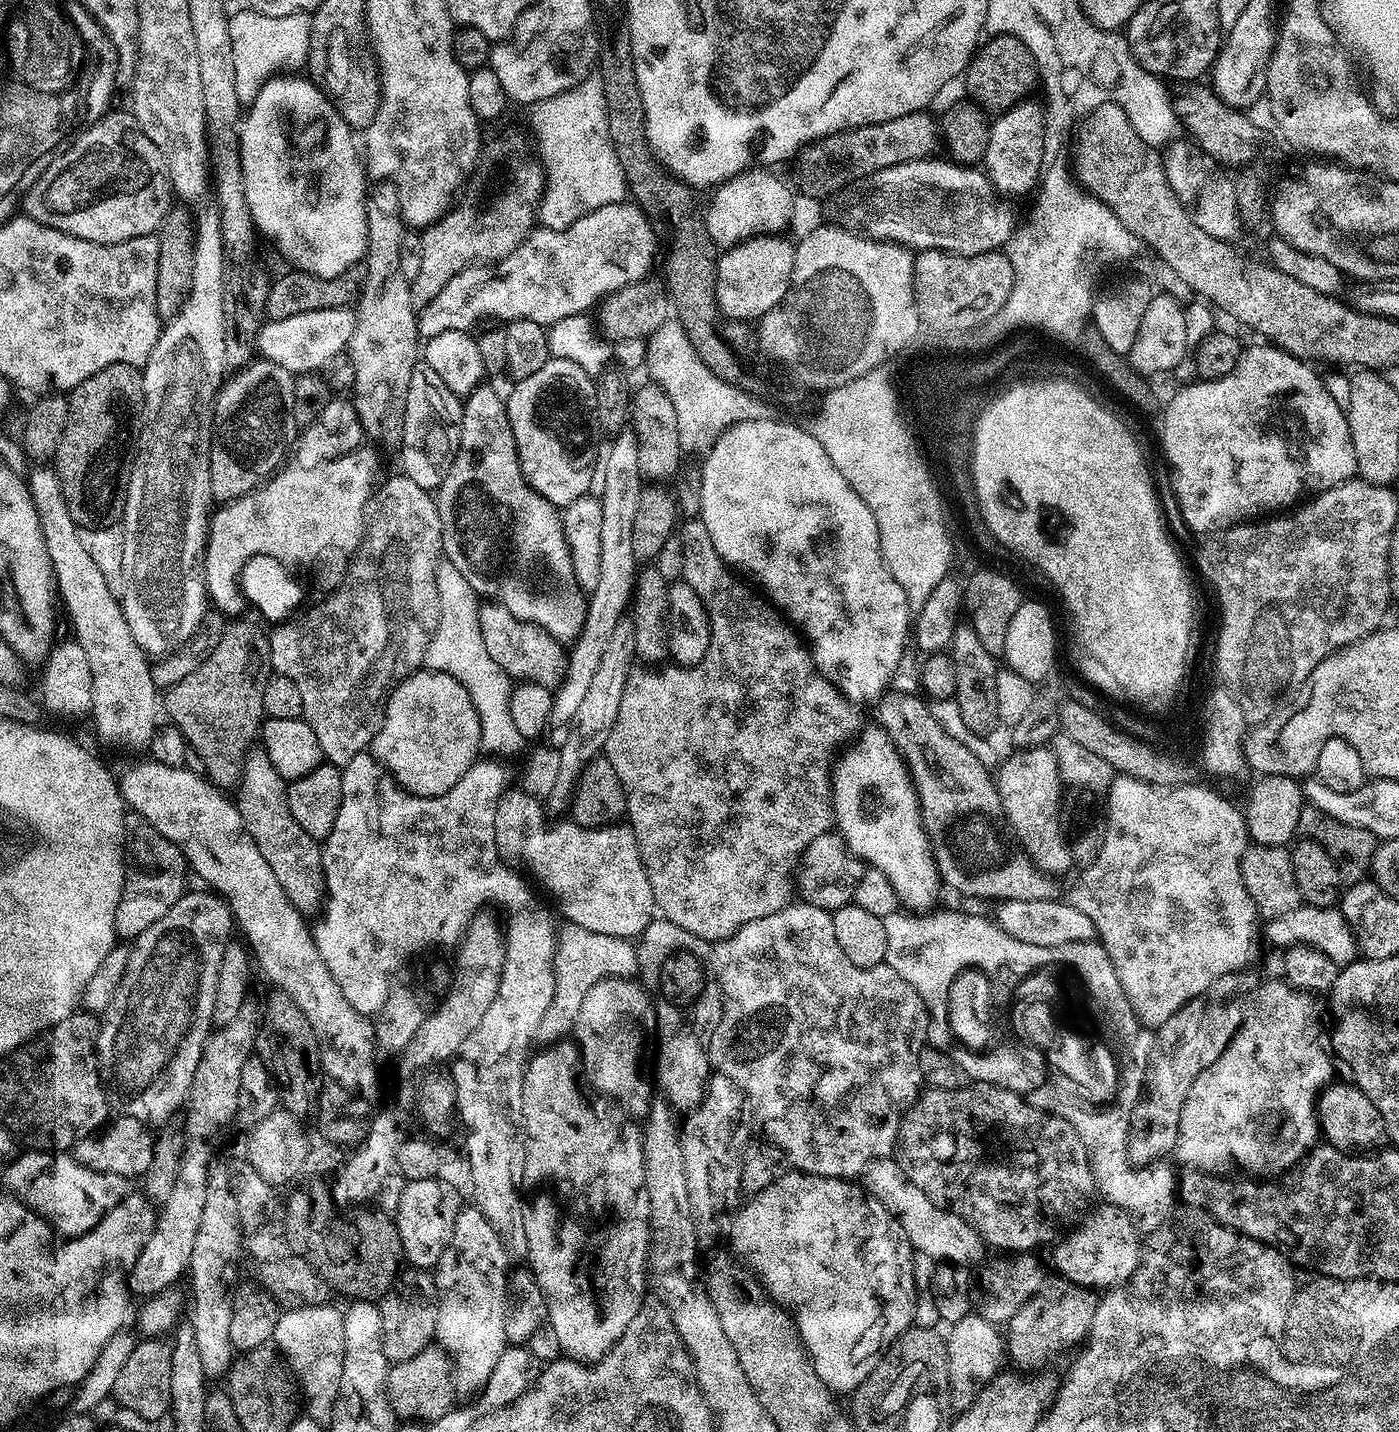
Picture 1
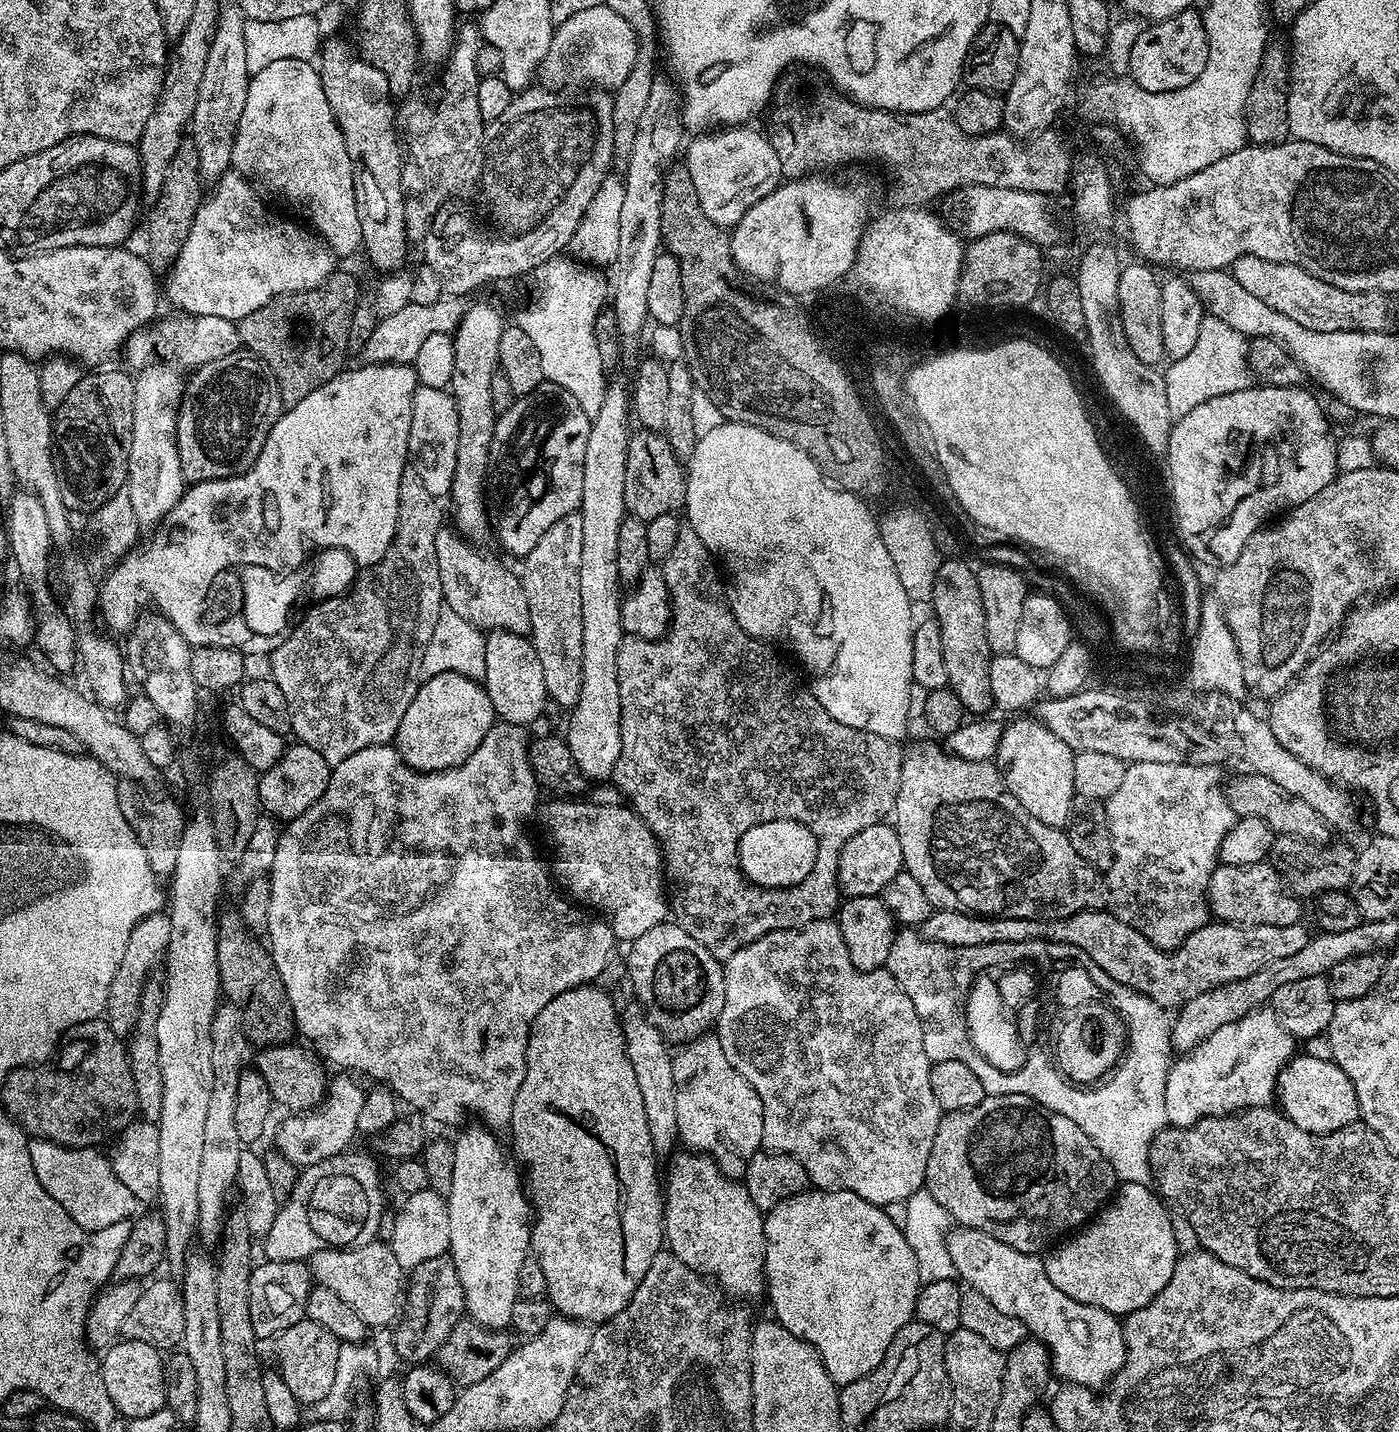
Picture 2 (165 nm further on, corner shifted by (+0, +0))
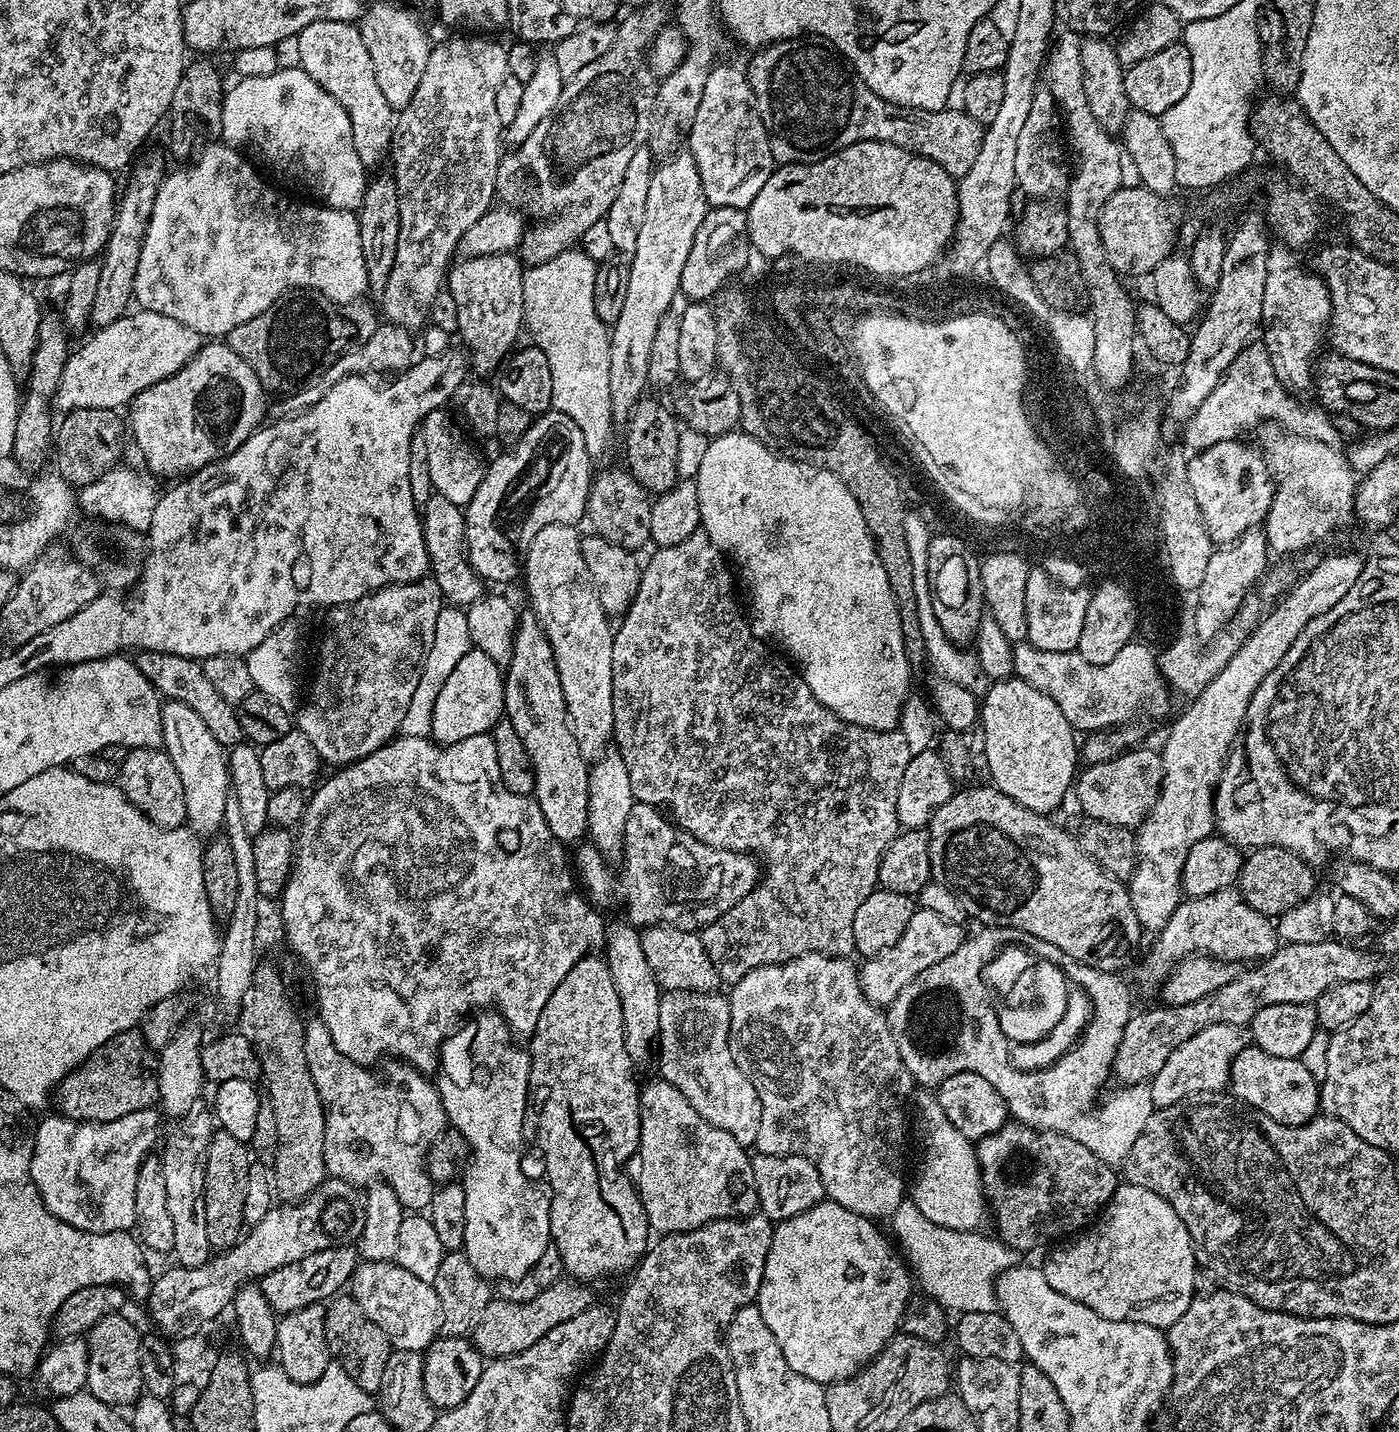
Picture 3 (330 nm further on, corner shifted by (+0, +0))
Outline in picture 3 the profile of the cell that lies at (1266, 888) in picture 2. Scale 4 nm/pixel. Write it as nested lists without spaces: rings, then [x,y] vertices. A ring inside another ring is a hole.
[[[1239,887],[1223,888],[1214,890],[1214,894],[1205,896],[1194,896],[1181,899],[1180,904],[1170,914],[1170,922],[1166,922],[1164,928],[1159,929],[1156,945],[1149,952],[1144,960],[1145,972],[1153,976],[1157,982],[1163,981],[1168,973],[1172,971],[1174,965],[1181,958],[1193,954],[1207,954],[1215,956],[1218,960],[1229,962],[1241,962],[1240,960],[1252,960],[1272,956],[1276,949],[1281,947],[1282,941],[1278,935],[1278,928],[1269,917],[1263,916],[1254,906],[1250,906],[1244,901],[1244,895],[1241,894]]]

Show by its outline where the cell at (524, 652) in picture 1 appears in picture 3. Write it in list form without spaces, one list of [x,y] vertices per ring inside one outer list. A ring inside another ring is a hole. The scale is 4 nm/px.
[[[433,494],[422,505],[422,523],[424,525],[424,541],[428,551],[430,576],[431,579],[438,582],[441,597],[449,605],[467,606],[474,603],[479,596],[485,595],[485,581],[481,580],[470,566],[464,547],[464,508]]]

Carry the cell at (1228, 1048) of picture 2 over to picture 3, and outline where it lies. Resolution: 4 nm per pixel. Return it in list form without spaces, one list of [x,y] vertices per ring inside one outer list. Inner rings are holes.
[[[1239,1024],[1206,1026],[1206,1030],[1202,1030],[1202,1034],[1194,1034],[1194,1038],[1190,1038],[1190,1042],[1182,1042],[1182,1046],[1178,1046],[1178,1050],[1174,1050],[1174,1054],[1170,1054],[1170,1058],[1166,1058],[1166,1066],[1162,1066],[1162,1070],[1158,1070],[1158,1074],[1153,1076],[1150,1081],[1154,1108],[1174,1106],[1174,1102],[1178,1102],[1183,1096],[1190,1095],[1191,1092],[1223,1093],[1223,1088],[1225,1091],[1229,1087],[1232,1078],[1234,1058],[1243,1048],[1249,1047],[1249,1044],[1249,1037]]]

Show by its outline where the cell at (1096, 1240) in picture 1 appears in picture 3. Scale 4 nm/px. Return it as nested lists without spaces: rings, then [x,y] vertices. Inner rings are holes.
[[[1117,1183],[1114,1194],[1095,1219],[1071,1238],[1057,1243],[1052,1250],[1042,1261],[1046,1282],[1050,1282],[1050,1286],[1054,1286],[1058,1294],[1066,1294],[1066,1298],[1074,1298],[1074,1302],[1090,1306],[1090,1310],[1094,1310],[1102,1318],[1142,1322],[1146,1326],[1167,1330],[1174,1326],[1174,1322],[1178,1322],[1178,1318],[1182,1318],[1182,1314],[1186,1314],[1192,1297],[1198,1292],[1198,1249],[1193,1244],[1182,1218],[1174,1214],[1174,1206],[1170,1206],[1166,1198],[1154,1194],[1154,1190],[1146,1186]]]

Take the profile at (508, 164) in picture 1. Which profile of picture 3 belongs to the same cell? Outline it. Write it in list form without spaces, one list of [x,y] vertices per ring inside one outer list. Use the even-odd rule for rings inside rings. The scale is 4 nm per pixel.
[[[641,3],[624,21],[619,21],[616,41],[602,58],[590,62],[578,74],[567,77],[560,95],[560,107],[554,115],[542,122],[512,152],[505,151],[496,170],[496,191],[499,199],[513,205],[528,207],[529,217],[537,216],[540,221],[529,227],[520,240],[518,255],[525,265],[550,262],[558,254],[567,251],[594,226],[594,222],[605,219],[611,203],[618,195],[628,172],[633,167],[632,159],[644,144],[648,131],[654,128],[654,105],[658,77],[649,68],[646,53],[652,47],[652,40],[666,24],[664,8],[660,4]]]

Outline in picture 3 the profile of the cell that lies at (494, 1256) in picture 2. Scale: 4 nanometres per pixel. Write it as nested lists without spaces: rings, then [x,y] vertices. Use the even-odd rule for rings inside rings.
[[[481,1012],[484,1013],[477,1018],[476,1024],[465,1023],[457,1027],[445,1040],[442,1052],[444,1080],[437,1079],[435,1086],[449,1125],[460,1131],[470,1149],[462,1172],[466,1194],[462,1251],[470,1258],[470,1266],[474,1266],[485,1280],[499,1282],[529,1275],[546,1246],[551,1244],[552,1197],[524,1173],[520,1165],[520,1148],[516,1145],[524,1140],[526,1117],[530,1112],[528,1083],[532,1057],[529,1049],[515,1044],[514,1033],[499,1012]]]

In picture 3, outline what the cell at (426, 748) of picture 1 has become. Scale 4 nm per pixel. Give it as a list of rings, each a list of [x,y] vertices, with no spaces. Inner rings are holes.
[[[472,647],[458,661],[458,666],[454,666],[450,678],[446,678],[446,682],[442,682],[442,690],[438,690],[438,698],[434,702],[432,711],[431,739],[443,746],[462,742],[462,738],[474,738],[474,734],[491,733],[492,727],[504,716],[504,678],[505,673],[502,671],[501,665],[496,664],[494,658],[490,658],[490,654],[486,654],[481,648]]]

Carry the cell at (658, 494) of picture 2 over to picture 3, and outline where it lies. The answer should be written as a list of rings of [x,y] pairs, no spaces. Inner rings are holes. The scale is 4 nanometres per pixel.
[[[642,398],[632,407],[624,432],[624,452],[628,455],[627,471],[649,494],[659,494],[673,488],[677,482],[678,438],[682,431],[677,417],[664,404]]]

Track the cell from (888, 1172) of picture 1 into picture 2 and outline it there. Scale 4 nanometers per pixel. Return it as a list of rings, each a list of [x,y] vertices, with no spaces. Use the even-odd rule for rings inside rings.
[[[953,1227],[947,1245],[956,1276],[971,1291],[980,1292],[990,1306],[1025,1324],[1029,1333],[1048,1347],[1052,1372],[1060,1375],[1061,1381],[1093,1390],[1112,1383],[1128,1353],[1124,1329],[1117,1317],[1098,1306],[1074,1302],[1070,1294],[1062,1294],[1062,1290],[1046,1278],[1039,1255],[1014,1250],[1014,1246],[1006,1246],[1006,1242],[998,1242],[998,1238],[976,1228]]]

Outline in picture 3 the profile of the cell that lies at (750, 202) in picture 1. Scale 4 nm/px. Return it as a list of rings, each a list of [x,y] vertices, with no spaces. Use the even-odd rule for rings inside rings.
[[[728,64],[713,67],[706,78],[702,102],[687,136],[686,148],[692,153],[709,205],[747,210],[750,202],[758,198],[758,190],[766,186],[766,178],[770,178],[774,170],[774,161],[768,131],[756,109],[747,75],[741,69],[739,72]]]

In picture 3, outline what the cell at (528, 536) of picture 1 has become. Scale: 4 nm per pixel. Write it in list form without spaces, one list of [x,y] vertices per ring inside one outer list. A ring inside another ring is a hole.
[[[512,252],[460,258],[448,269],[446,290],[458,306],[456,332],[464,339],[462,344],[468,353],[471,371],[480,375],[477,377],[491,377],[513,351],[517,343],[515,340],[520,336],[520,328],[522,332],[522,278],[525,271],[519,255]]]

